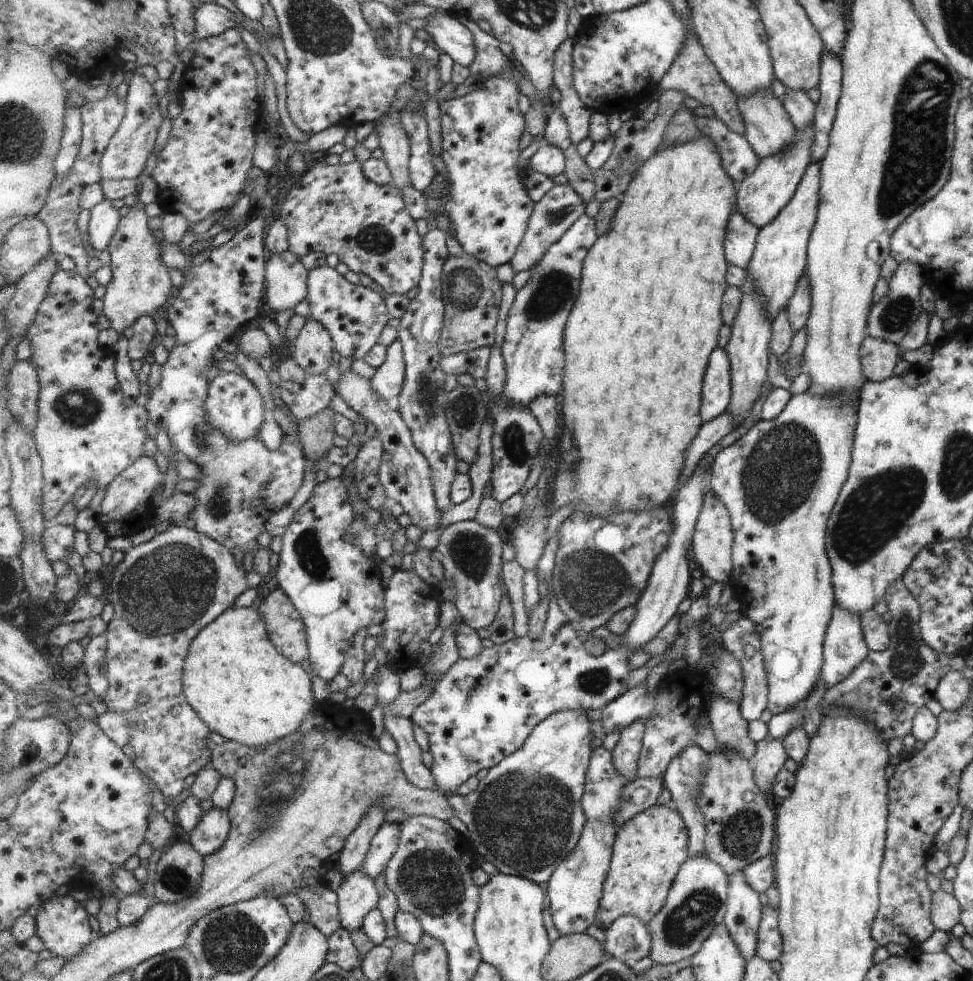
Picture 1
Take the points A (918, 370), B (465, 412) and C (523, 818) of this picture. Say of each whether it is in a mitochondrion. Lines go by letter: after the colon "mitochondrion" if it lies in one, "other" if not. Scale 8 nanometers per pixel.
A: other
B: mitochondrion
C: mitochondrion

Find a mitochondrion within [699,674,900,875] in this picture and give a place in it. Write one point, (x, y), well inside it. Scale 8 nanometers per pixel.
(740, 839)

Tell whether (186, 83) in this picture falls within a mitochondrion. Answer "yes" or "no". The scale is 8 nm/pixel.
no

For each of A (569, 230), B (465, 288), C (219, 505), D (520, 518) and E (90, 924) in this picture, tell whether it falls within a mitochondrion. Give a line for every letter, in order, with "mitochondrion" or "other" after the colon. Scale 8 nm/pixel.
A: other
B: mitochondrion
C: mitochondrion
D: other
E: other

